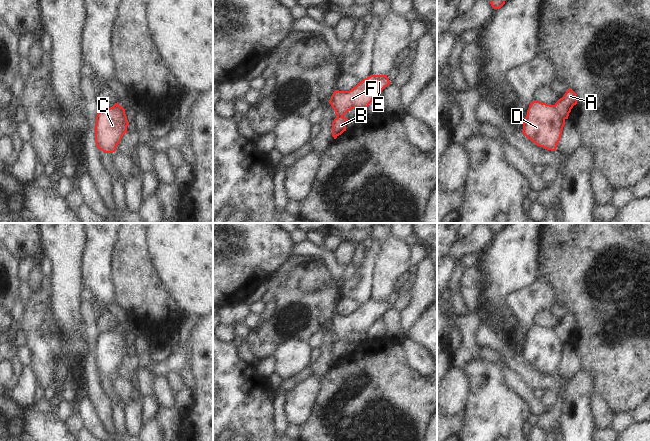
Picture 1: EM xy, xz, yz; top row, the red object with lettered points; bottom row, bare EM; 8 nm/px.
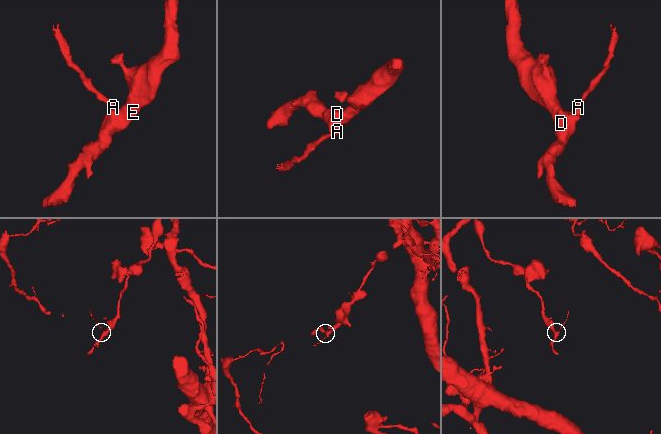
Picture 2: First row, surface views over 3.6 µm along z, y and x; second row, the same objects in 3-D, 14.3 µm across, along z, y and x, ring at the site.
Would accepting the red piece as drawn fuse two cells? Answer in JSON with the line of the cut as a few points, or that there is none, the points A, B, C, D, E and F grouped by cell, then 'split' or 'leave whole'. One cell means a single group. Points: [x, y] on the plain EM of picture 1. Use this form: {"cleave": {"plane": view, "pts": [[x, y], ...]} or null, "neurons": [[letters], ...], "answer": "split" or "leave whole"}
{"cleave": {"plane": "yz", "pts": [[554, 329], [564, 343]]}, "neurons": [["A", "B"], ["C", "D", "E", "F"]], "answer": "split"}

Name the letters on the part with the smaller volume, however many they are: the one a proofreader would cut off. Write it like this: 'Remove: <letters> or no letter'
Remove: A, B

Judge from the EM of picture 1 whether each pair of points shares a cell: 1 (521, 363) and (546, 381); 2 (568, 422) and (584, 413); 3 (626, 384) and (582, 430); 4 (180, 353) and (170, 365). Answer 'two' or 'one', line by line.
1: one
2: one
3: two
4: one

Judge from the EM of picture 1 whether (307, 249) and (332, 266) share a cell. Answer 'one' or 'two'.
one

